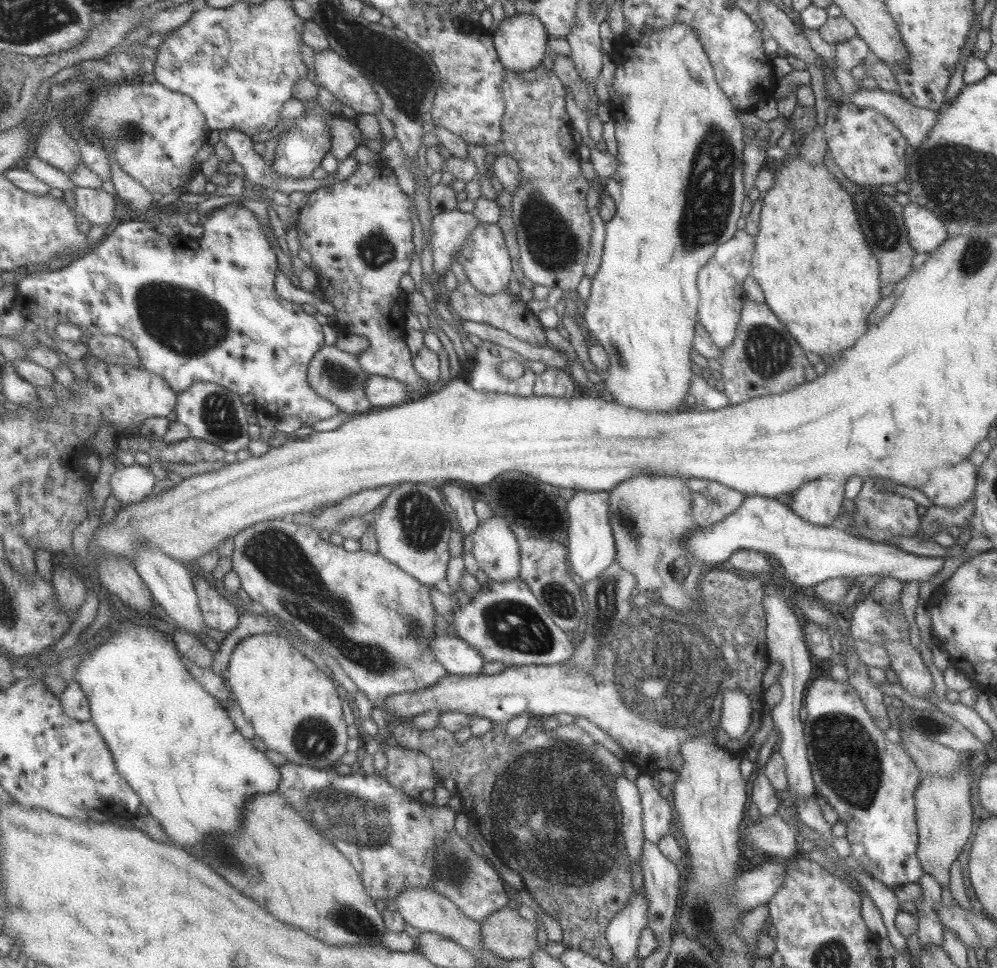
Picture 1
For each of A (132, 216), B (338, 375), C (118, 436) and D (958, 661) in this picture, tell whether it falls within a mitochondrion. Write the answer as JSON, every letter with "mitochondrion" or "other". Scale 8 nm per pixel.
{"A":"other","B":"mitochondrion","C":"other","D":"other"}

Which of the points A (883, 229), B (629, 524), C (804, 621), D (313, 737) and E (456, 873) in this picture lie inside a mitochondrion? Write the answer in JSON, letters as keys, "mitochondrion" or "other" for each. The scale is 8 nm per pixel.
{"A":"mitochondrion","B":"mitochondrion","C":"other","D":"mitochondrion","E":"mitochondrion"}

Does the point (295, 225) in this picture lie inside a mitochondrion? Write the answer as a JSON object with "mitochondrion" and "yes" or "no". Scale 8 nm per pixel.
{"mitochondrion":"no"}

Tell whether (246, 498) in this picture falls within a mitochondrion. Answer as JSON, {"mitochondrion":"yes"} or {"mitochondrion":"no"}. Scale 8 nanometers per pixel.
{"mitochondrion":"no"}

